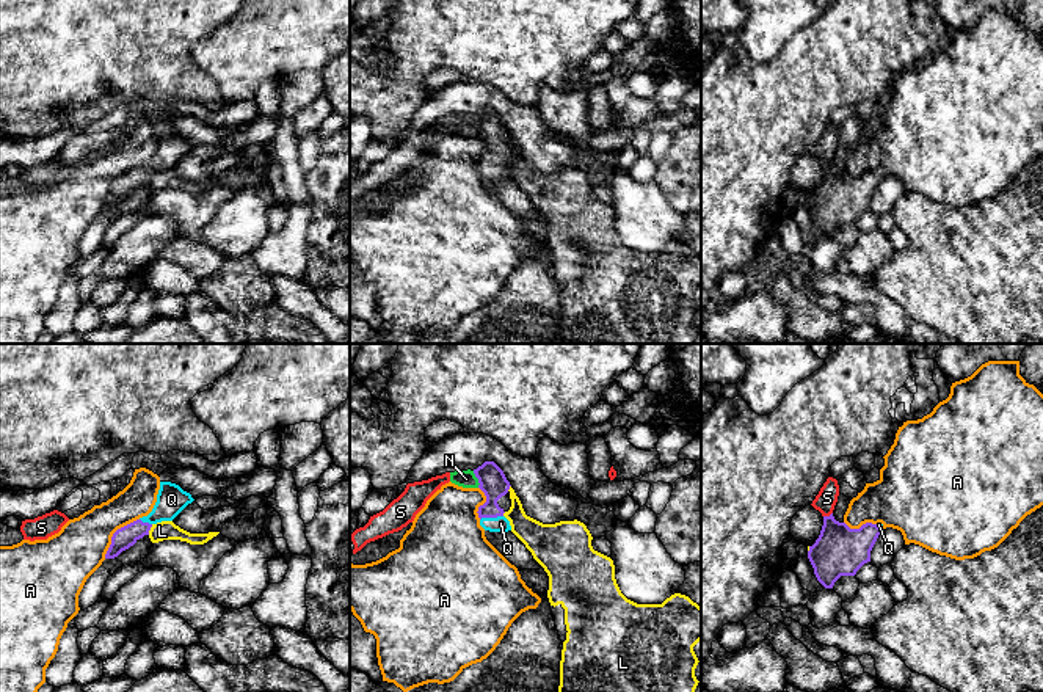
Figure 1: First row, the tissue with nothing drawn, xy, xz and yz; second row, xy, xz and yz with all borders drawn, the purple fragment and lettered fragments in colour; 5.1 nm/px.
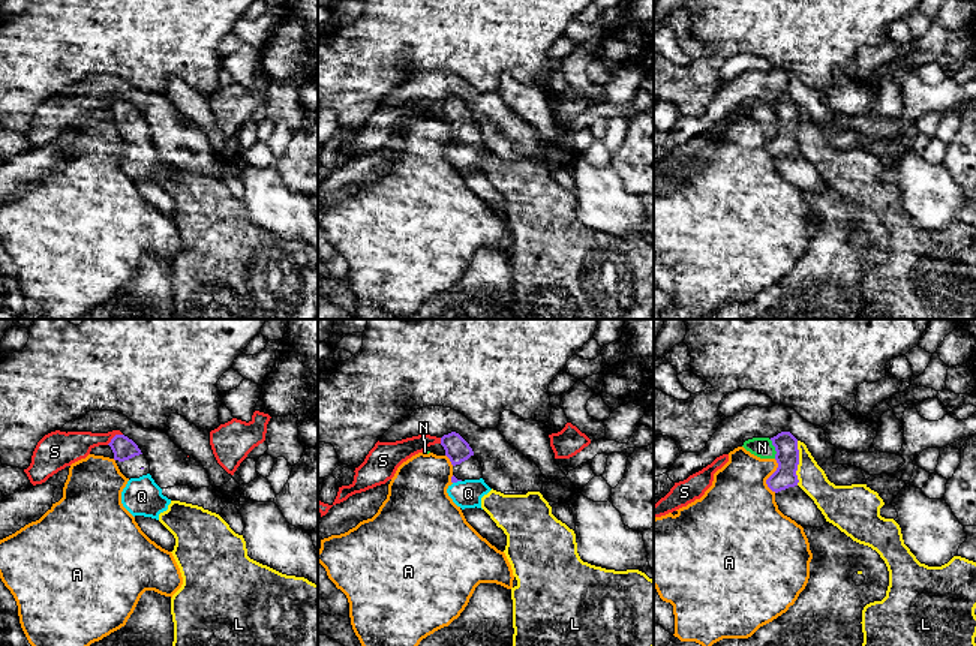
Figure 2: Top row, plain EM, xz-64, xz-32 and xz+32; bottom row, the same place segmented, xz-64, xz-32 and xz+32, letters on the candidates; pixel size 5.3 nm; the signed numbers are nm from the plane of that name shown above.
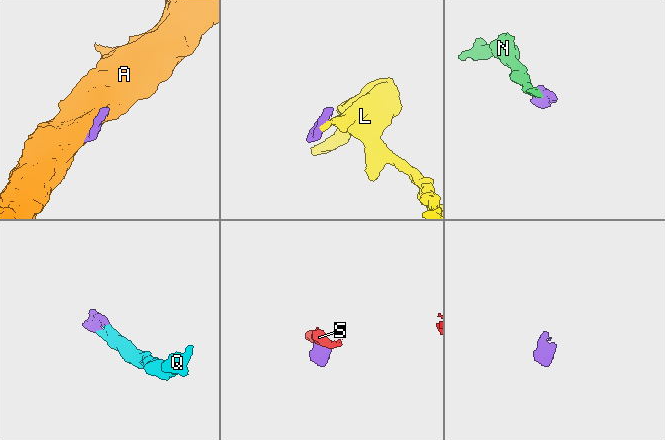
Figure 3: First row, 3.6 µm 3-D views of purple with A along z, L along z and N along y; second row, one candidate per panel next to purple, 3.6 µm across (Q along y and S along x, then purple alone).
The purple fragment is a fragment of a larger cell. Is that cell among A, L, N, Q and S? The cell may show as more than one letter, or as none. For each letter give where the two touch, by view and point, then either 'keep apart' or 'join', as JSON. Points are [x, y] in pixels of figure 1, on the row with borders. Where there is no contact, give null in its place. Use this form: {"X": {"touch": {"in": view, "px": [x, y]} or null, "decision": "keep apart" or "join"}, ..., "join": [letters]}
{"A": {"touch": {"in": "xy", "px": [113, 534]}, "decision": "keep apart"}, "L": {"touch": {"in": "xy", "px": [149, 529]}, "decision": "keep apart"}, "N": {"touch": {"in": "xz", "px": [477, 477]}, "decision": "keep apart"}, "Q": {"touch": {"in": "xz", "px": [491, 517]}, "decision": "join"}, "S": {"touch": {"in": "yz", "px": [827, 517]}, "decision": "keep apart"}, "join": ["Q"]}

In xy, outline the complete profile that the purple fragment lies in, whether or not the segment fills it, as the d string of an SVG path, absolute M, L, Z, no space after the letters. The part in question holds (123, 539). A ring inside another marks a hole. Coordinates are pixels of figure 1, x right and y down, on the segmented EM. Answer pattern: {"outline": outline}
{"outline": "M160 482L157 502L147 516L143 516L121 529L111 537L111 544L105 559L114 559L122 551L133 546L140 538L149 535L154 524L162 521L173 521L188 504L194 499L190 493L184 491L179 485L171 482Z"}

